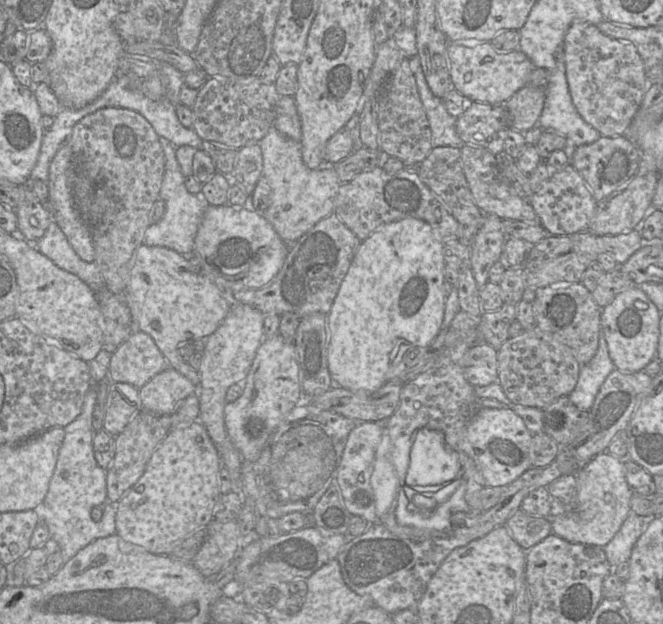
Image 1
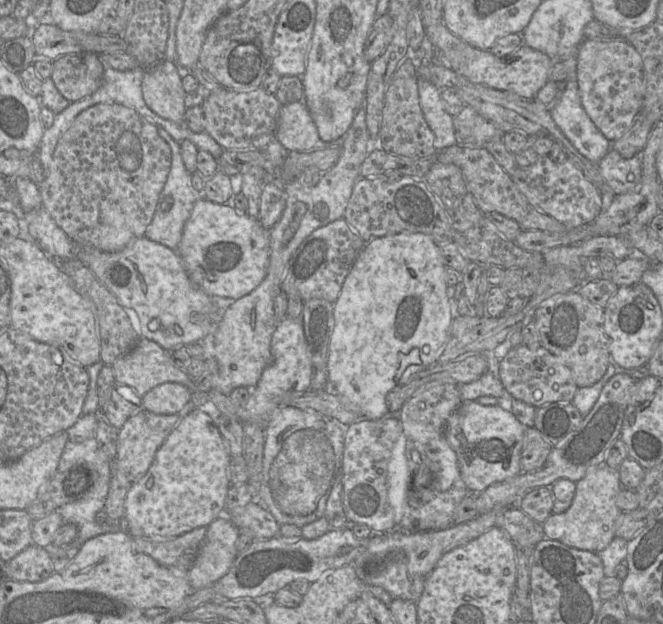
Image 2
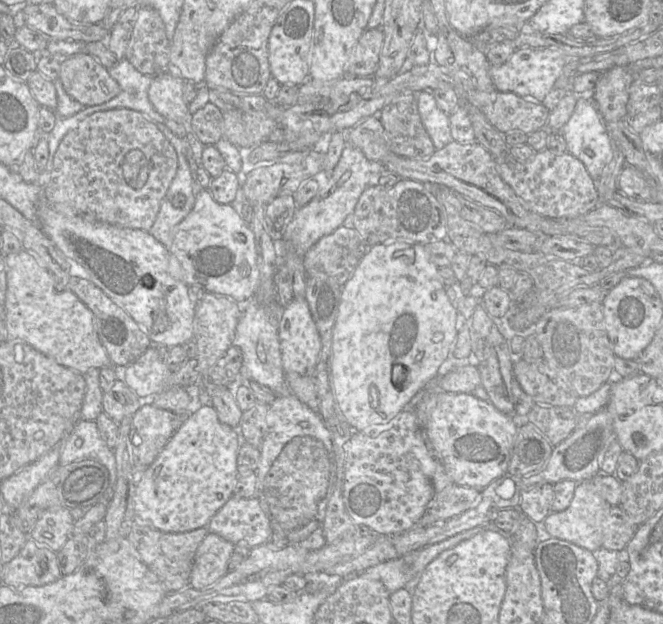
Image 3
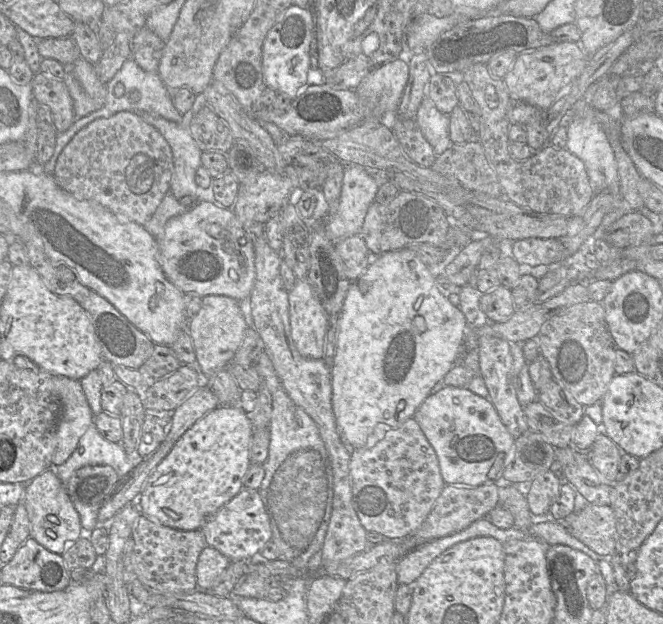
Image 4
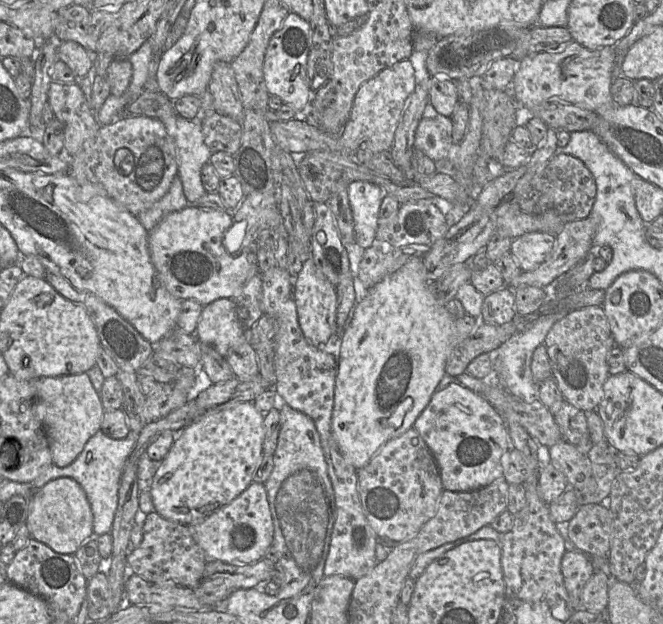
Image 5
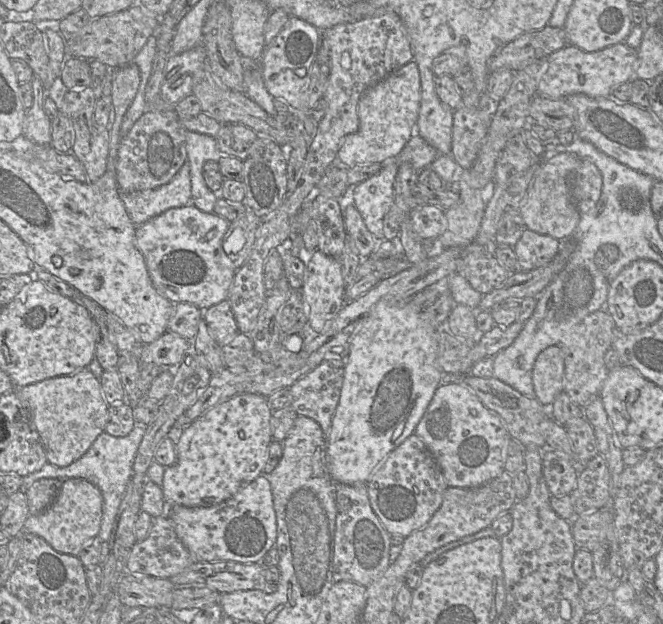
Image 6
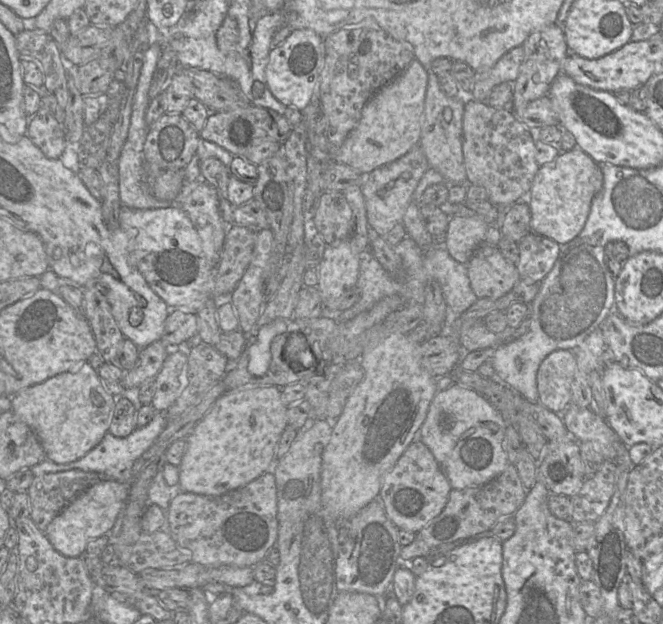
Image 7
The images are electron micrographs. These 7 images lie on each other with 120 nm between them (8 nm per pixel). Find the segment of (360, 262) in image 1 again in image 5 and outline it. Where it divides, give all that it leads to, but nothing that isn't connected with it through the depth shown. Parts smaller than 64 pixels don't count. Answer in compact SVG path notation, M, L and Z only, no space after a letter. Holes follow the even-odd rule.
M422 258L410 259L400 269L387 275L380 282L367 290L364 298L358 302L350 312L349 322L339 337L332 432L340 452L348 463L356 470L364 467L384 443L402 435L413 427L417 417L428 405L441 379L446 374L446 364L451 351L474 331L479 322L480 319L476 319L467 313L461 318L456 318L448 312L444 304L439 303L434 294L429 290L429 281L426 278L426 270Z

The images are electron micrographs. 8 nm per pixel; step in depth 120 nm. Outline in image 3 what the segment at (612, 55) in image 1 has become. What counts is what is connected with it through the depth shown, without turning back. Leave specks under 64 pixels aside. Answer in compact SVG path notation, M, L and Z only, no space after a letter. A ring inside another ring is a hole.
M614 66L600 74L592 98L606 123L624 119L632 81L628 66Z

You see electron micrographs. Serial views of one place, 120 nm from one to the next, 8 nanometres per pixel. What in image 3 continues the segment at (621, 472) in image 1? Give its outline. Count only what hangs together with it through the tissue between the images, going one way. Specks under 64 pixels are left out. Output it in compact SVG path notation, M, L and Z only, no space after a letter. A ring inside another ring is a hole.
M577 483L570 505L563 511L551 511L543 521L546 532L558 539L569 541L595 552L602 547L604 520L608 516L609 505L597 492L593 483Z

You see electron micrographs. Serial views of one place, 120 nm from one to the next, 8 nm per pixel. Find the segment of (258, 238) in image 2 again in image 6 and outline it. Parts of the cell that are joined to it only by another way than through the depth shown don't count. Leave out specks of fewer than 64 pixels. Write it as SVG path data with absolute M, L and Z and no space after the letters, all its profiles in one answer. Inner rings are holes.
M196 206L176 207L136 227L136 246L145 259L146 267L156 290L173 304L190 303L202 311L228 299L236 269L223 250L223 239L230 222L223 217L206 213Z

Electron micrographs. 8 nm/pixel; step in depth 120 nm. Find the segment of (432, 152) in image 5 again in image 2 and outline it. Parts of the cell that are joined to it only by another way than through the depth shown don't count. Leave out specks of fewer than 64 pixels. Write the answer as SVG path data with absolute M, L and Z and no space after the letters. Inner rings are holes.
M417 78L419 102L424 118L434 134L434 147L441 151L456 144L453 118L443 108L441 90L430 81Z

